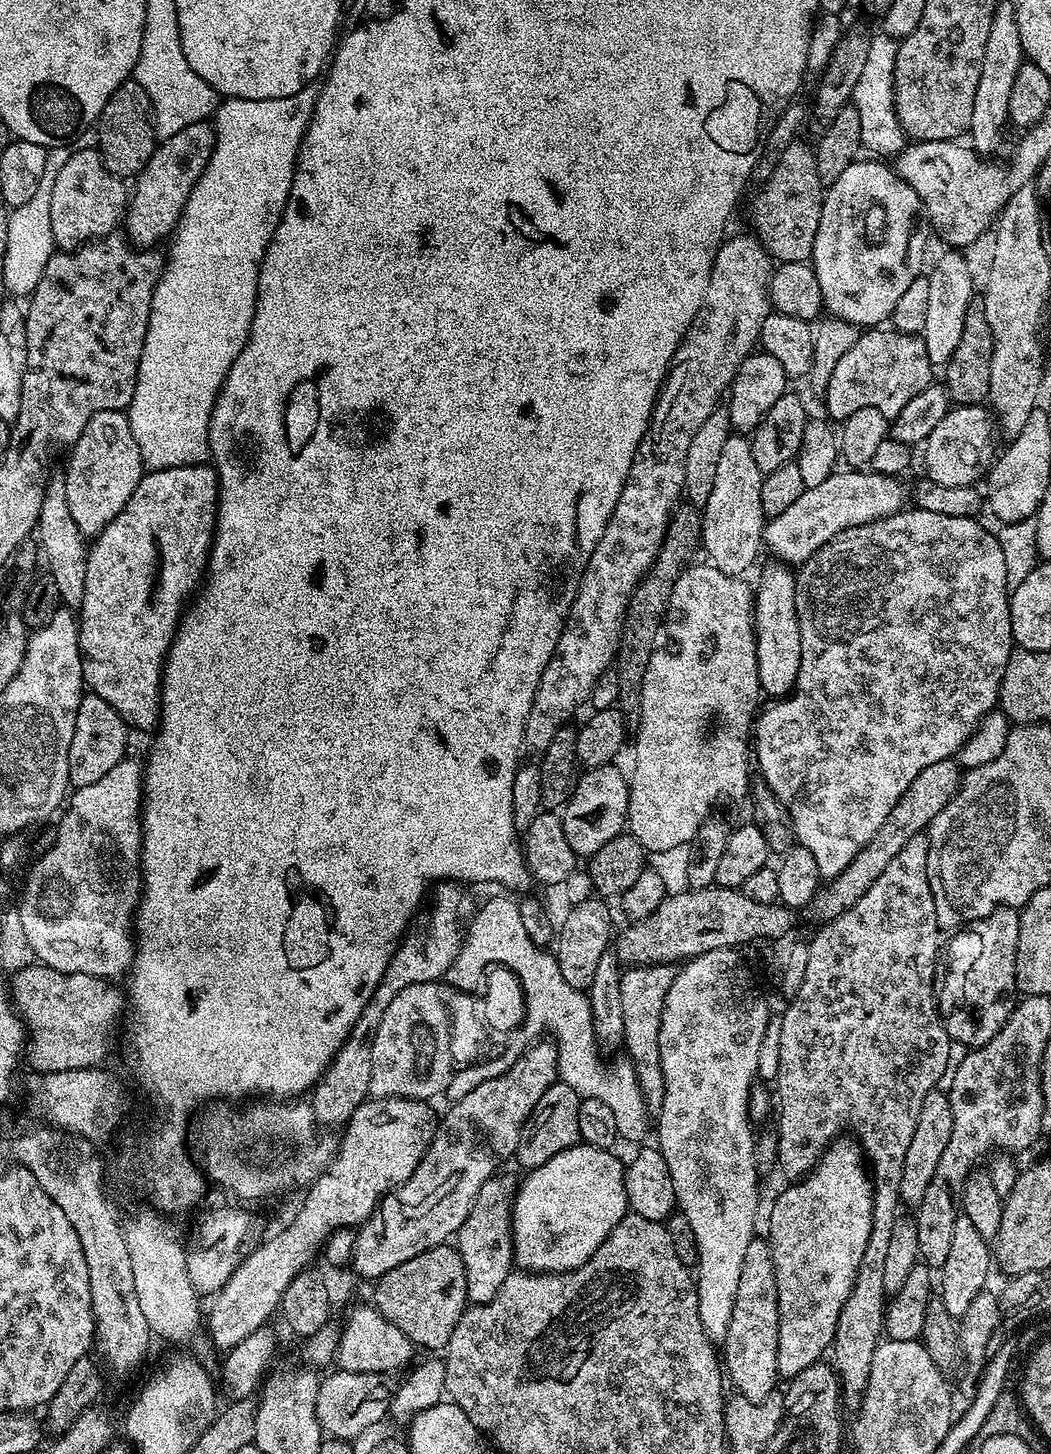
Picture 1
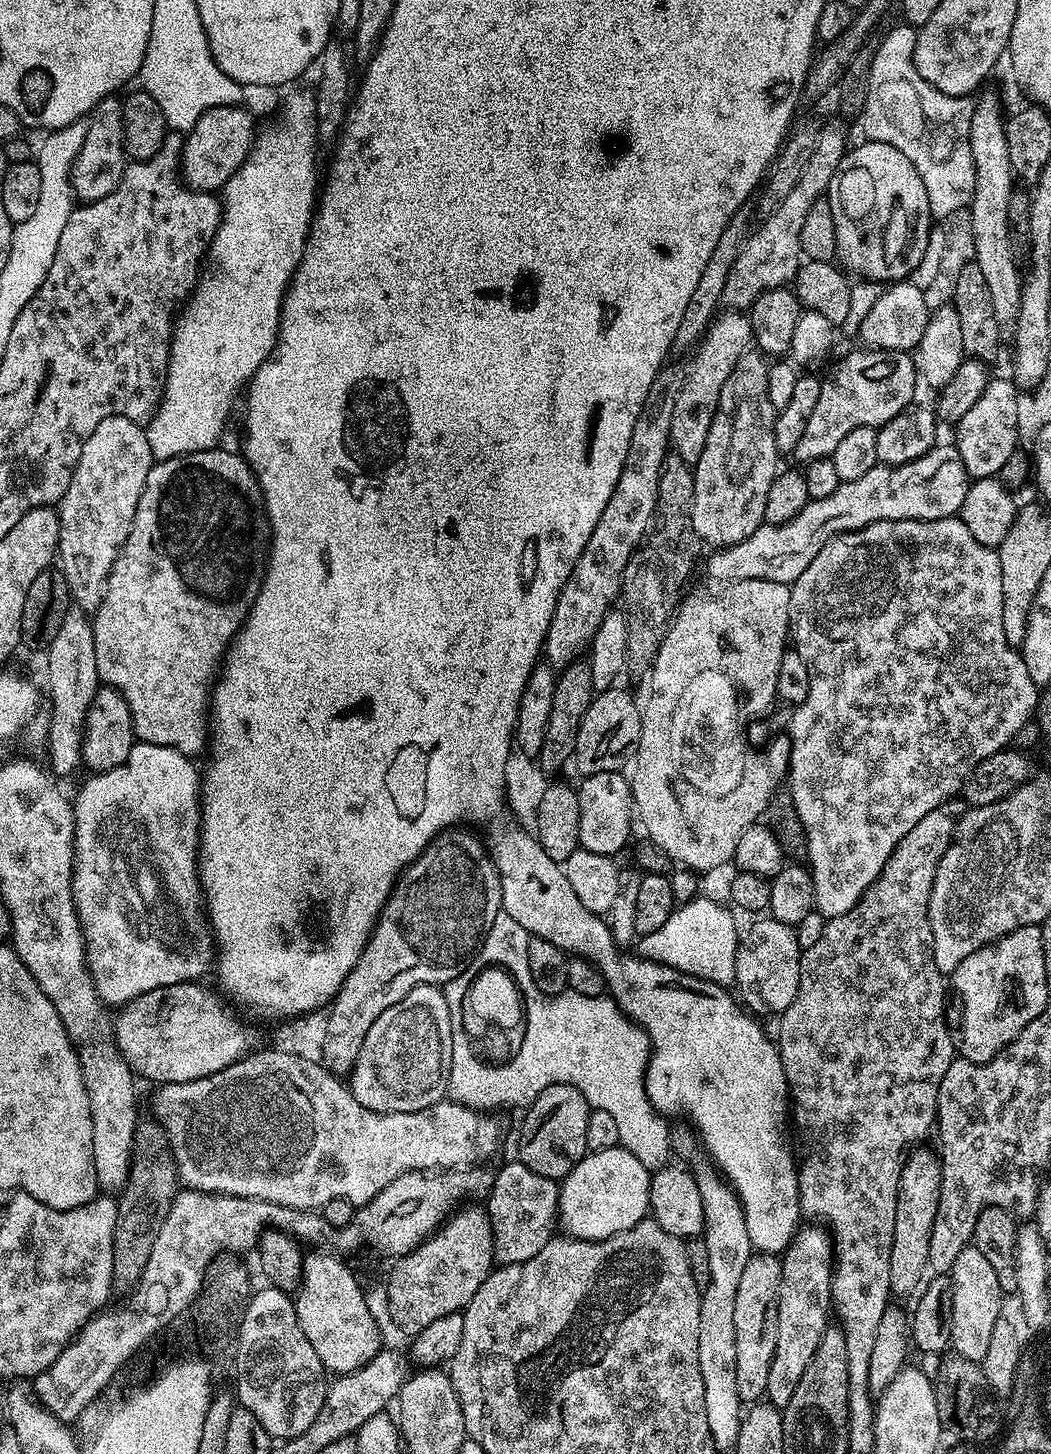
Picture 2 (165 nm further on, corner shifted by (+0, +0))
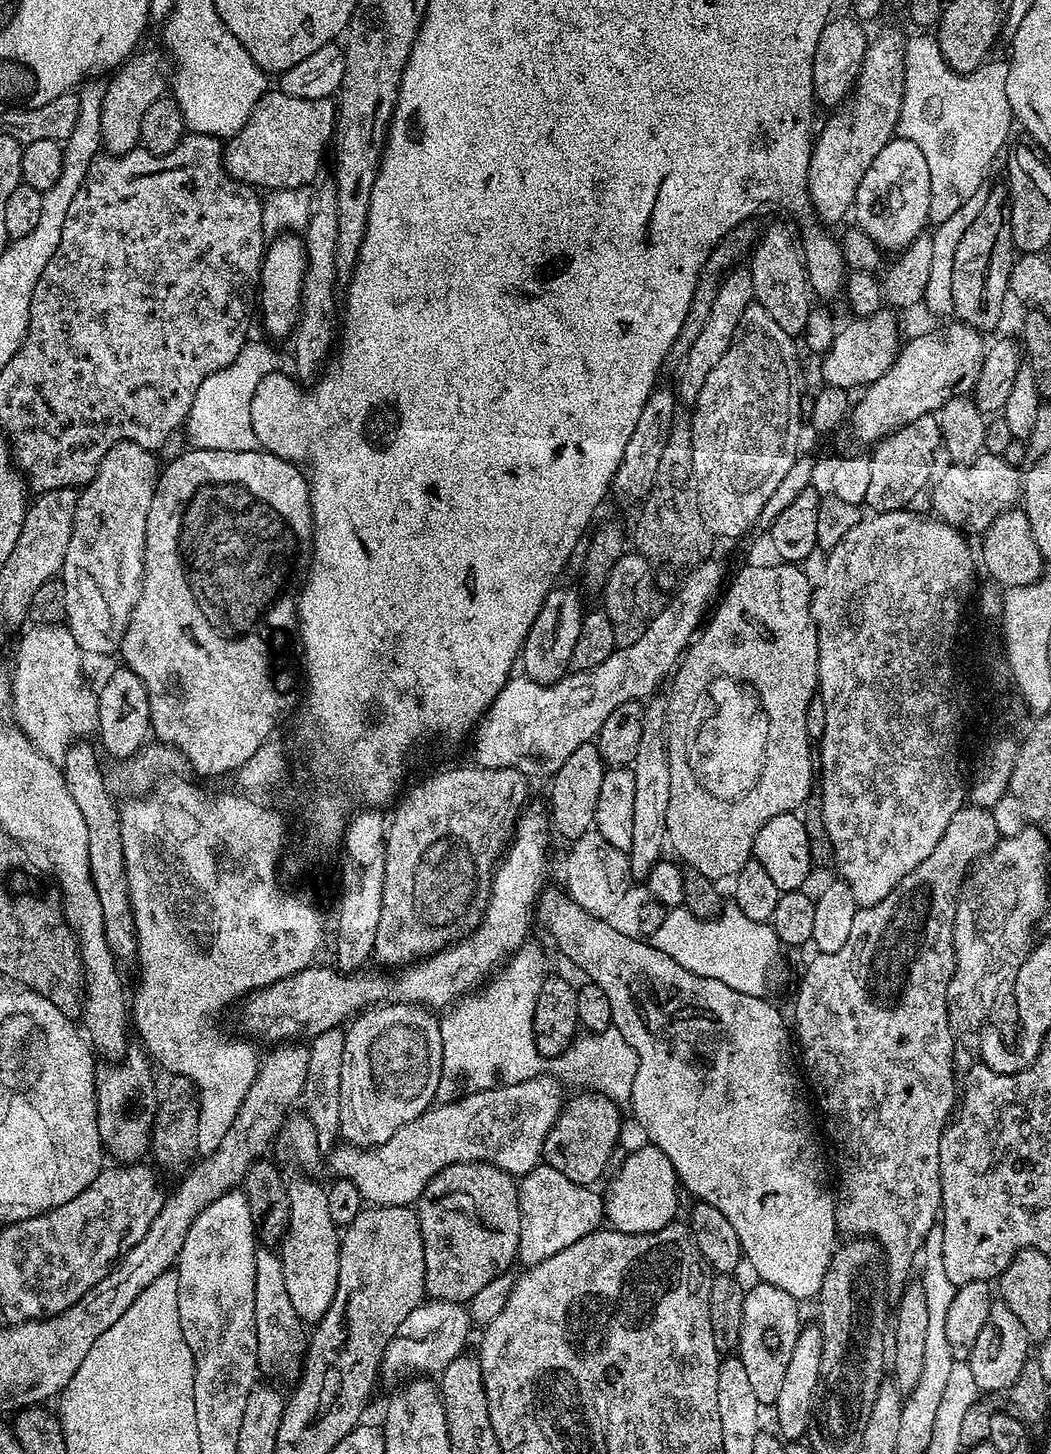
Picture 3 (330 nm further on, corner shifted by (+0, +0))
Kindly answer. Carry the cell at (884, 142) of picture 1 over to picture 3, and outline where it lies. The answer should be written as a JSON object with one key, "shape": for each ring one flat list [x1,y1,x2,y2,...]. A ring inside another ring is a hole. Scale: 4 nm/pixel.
{"shape":[[909,35,904,45,904,92,898,132,903,139,914,142,914,146,922,150,922,158,926,158,926,170,930,170,927,214,929,221,937,226,950,218,954,210,962,206,962,202,989,177,991,159,1007,145,1008,131,1014,128,1014,115,1010,110,1010,98,1006,98,1008,65,1003,59,985,62,973,72,953,72,942,58,935,35,916,35,920,36]]}

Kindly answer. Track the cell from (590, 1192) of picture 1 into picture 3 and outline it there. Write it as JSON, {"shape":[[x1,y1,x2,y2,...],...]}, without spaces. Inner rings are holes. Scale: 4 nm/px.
{"shape":[[644,1142,641,1148,634,1149,621,1162,616,1177,609,1182,608,1193,603,1193,602,1196,603,1215,617,1232,653,1232,655,1228,663,1228,673,1223,672,1215,676,1212,676,1188,678,1189,676,1171,670,1158,666,1158,666,1154,662,1154,662,1150,658,1150,655,1144]]}

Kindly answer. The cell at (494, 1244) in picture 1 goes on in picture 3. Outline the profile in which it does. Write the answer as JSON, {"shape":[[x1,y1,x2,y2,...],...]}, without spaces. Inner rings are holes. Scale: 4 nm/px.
{"shape":[[537,1164,531,1172,524,1173,515,1187,519,1227,514,1247,520,1255,521,1265,531,1266,553,1256,593,1231,599,1225,596,1223,602,1220,601,1197,595,1196,591,1187,575,1184,570,1178,554,1172,549,1164]]}

